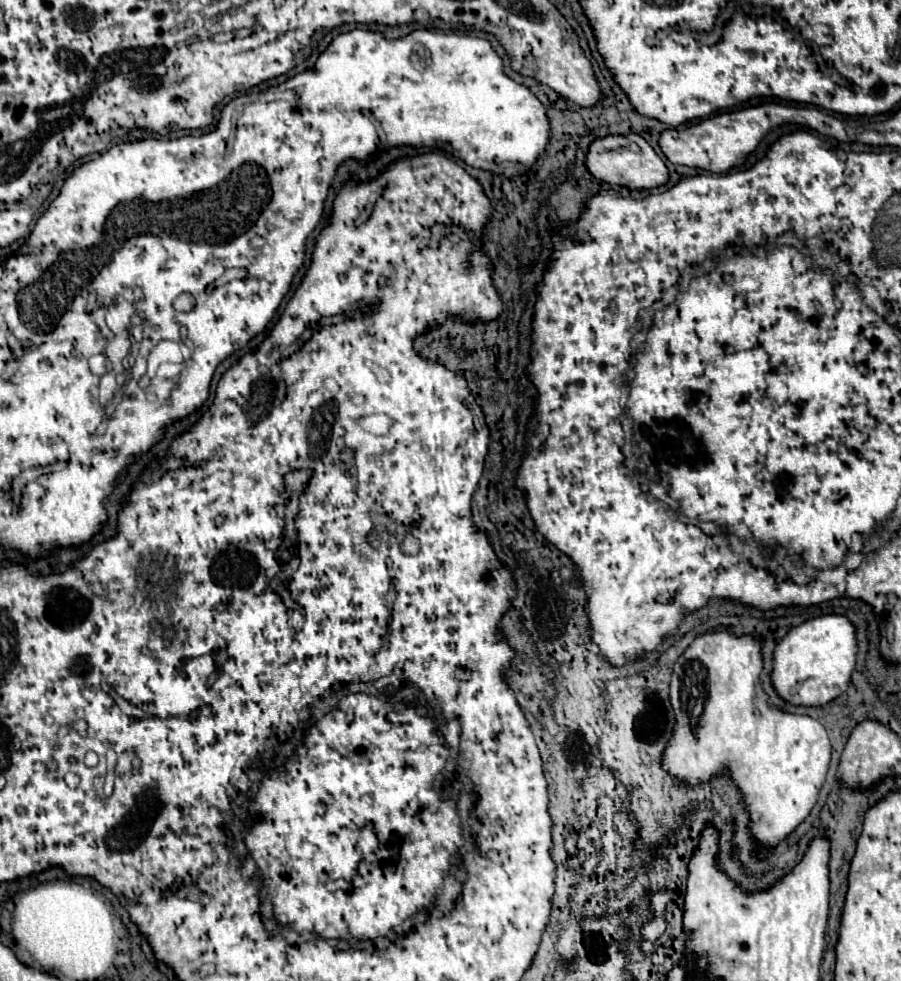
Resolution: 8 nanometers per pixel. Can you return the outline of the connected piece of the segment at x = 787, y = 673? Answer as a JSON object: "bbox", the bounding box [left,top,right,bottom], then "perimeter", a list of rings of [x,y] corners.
{"bbox":[772,614,858,706],"perimeter":[[[824,614],[806,620],[804,624],[792,628],[784,640],[774,650],[774,672],[772,684],[776,692],[790,700],[796,706],[824,706],[830,700],[838,698],[848,690],[850,676],[856,668],[856,654],[858,654],[858,640],[856,640],[856,626],[840,614]]]}

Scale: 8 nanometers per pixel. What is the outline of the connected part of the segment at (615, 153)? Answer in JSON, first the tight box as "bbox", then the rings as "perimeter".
{"bbox":[586,134,670,190],"perimeter":[[[638,134],[628,136],[606,136],[600,140],[594,140],[588,150],[586,168],[602,182],[618,184],[630,190],[650,190],[664,186],[670,180],[670,172],[664,164],[664,160],[652,150],[652,146]]]}

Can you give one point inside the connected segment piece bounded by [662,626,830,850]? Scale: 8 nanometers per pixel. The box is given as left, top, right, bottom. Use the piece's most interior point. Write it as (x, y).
(723, 720)

